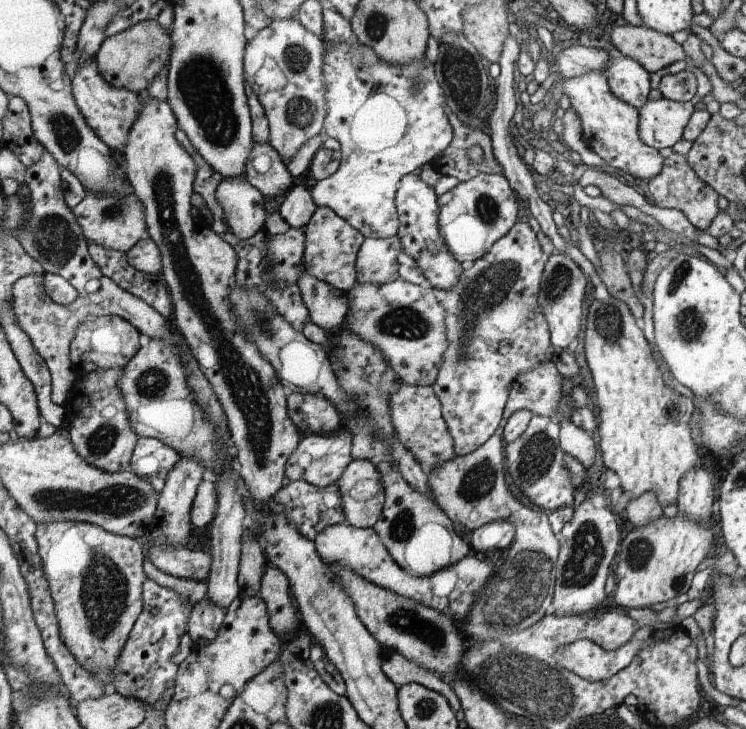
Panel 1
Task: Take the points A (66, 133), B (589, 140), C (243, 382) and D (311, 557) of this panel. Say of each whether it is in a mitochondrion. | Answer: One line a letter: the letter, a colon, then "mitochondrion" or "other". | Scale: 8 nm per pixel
A: mitochondrion
B: other
C: mitochondrion
D: other

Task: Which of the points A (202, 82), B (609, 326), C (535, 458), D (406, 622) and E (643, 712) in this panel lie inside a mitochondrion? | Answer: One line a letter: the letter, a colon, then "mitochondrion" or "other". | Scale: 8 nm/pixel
A: mitochondrion
B: mitochondrion
C: mitochondrion
D: mitochondrion
E: other

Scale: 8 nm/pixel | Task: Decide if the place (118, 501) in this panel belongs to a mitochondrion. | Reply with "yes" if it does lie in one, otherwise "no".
yes

